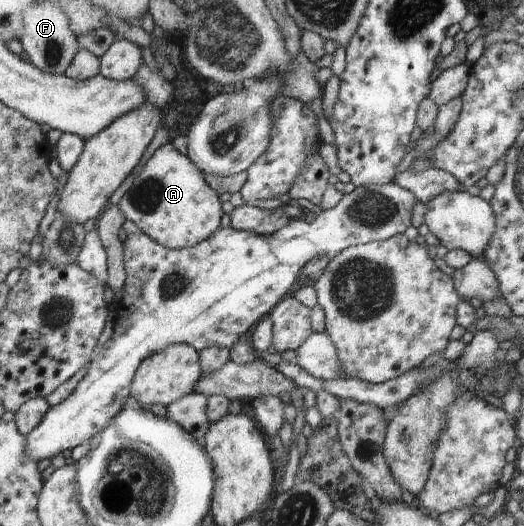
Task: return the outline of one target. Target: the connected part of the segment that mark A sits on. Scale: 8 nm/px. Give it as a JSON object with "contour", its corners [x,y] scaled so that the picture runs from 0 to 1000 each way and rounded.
{"contour":[[[328,270],[303,279],[282,306],[265,317],[271,325],[252,331],[254,344],[240,350],[242,361],[227,380],[225,392],[237,414],[252,420],[292,458],[324,475],[347,475],[399,454],[422,432],[427,403],[416,367],[387,340],[387,327],[359,298],[345,293]]]}

